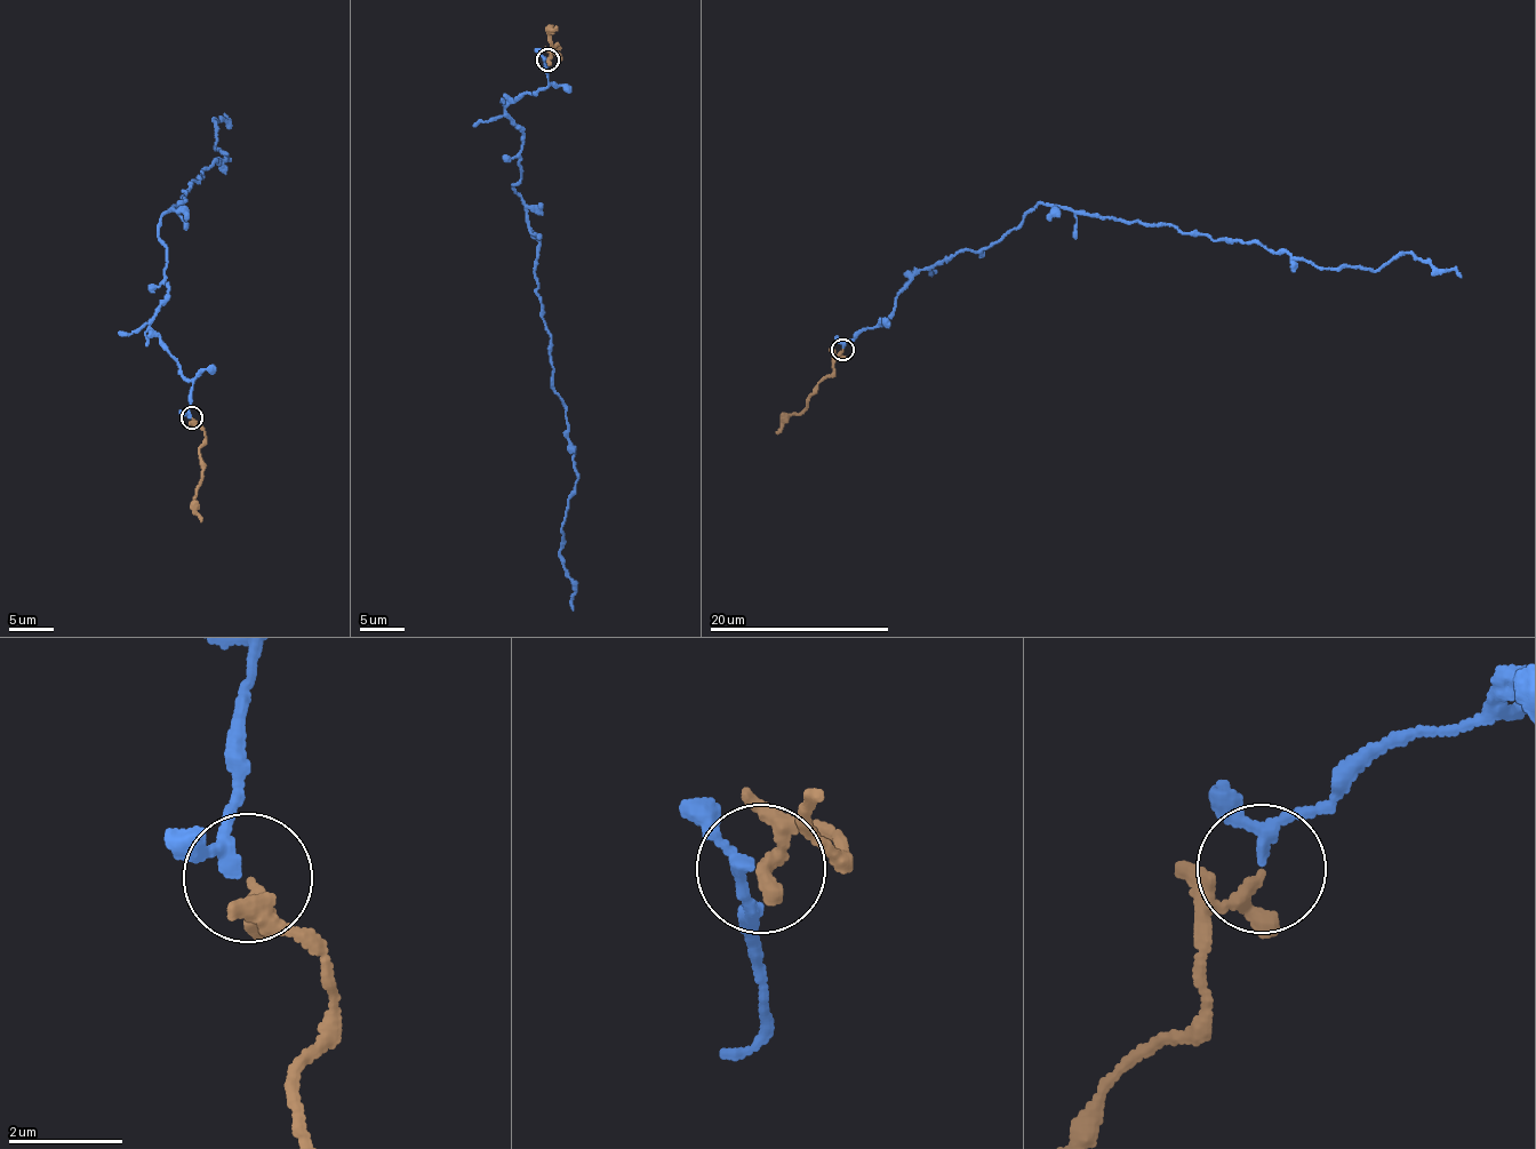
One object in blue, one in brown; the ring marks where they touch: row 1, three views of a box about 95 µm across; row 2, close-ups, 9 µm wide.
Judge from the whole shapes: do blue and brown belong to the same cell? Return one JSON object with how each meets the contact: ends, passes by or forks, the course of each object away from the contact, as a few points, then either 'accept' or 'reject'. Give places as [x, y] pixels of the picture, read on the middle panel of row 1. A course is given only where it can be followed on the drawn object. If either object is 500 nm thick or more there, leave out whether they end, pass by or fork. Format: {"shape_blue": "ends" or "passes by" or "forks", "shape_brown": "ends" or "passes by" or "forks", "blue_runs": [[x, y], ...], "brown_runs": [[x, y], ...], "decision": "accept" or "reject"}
{"shape_blue": "passes by", "shape_brown": "passes by", "blue_runs": [[545, 58], [549, 85], [504, 117], [522, 135], [512, 185], [575, 451], [559, 557], [572, 611]], "brown_runs": [[548, 58], [554, 53], [561, 57], [554, 48], [558, 45], [556, 47], [549, 34], [558, 28]], "decision": "accept"}

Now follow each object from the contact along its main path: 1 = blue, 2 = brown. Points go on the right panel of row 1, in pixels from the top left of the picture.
1: (842, 349), (921, 270), (980, 253), (1040, 204), (1257, 241), (1318, 268), (1378, 271), (1413, 254), (1462, 278)
2: (842, 350), (833, 359), (833, 374), (820, 382), (808, 406), (790, 416), (776, 433)

